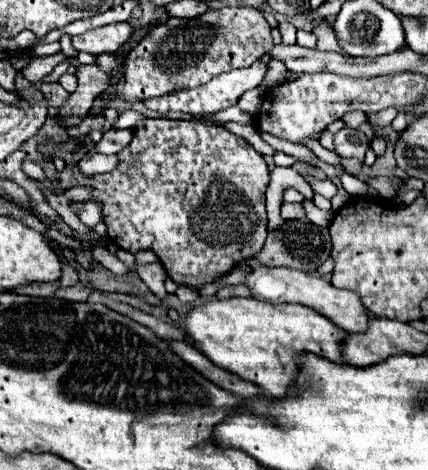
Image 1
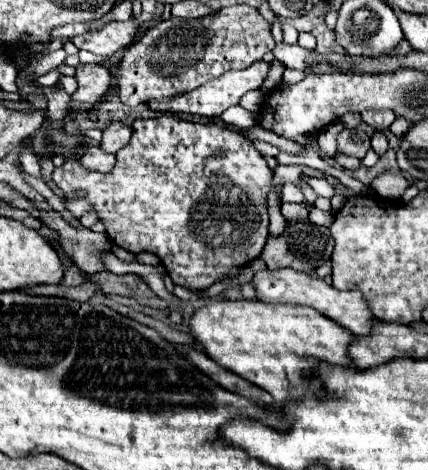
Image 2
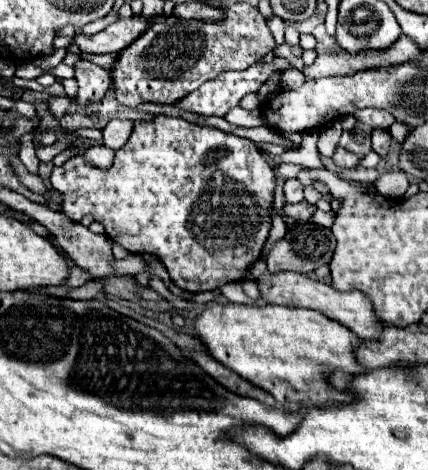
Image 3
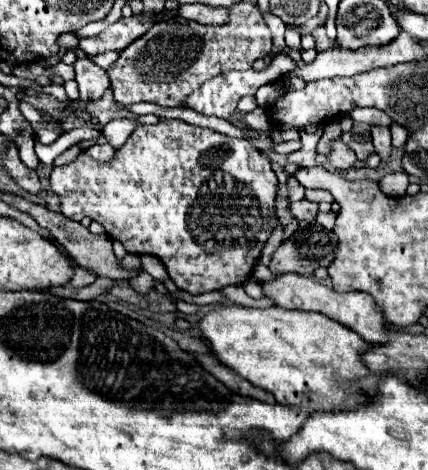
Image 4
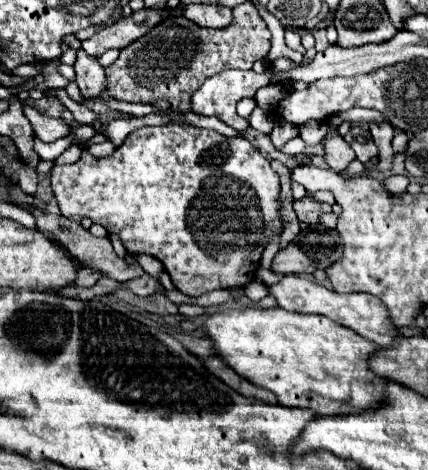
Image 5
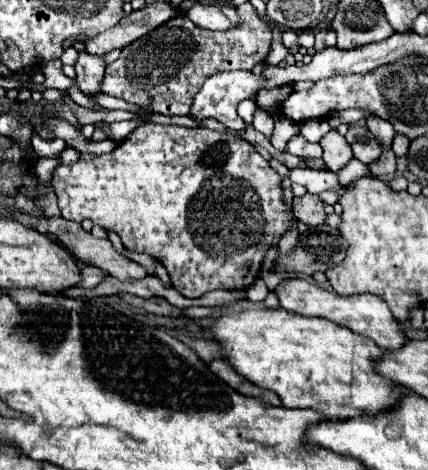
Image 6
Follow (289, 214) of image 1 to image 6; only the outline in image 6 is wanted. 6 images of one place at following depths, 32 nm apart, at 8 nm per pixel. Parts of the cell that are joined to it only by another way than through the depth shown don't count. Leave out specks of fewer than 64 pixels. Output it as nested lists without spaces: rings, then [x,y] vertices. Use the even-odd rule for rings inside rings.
[[[304,194],[300,198],[294,196],[294,204],[292,204],[292,212],[294,216],[304,222],[306,226],[320,226],[326,220],[326,212],[324,212],[324,202],[318,196],[312,194]]]

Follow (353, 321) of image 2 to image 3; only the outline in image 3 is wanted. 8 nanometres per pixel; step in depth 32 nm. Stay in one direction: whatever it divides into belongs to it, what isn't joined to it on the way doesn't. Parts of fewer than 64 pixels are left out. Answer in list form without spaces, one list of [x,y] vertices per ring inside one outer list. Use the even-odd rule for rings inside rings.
[[[298,272],[268,274],[268,276],[258,278],[258,286],[260,286],[260,294],[264,300],[268,300],[272,304],[280,304],[280,306],[296,306],[296,308],[304,306],[304,308],[318,310],[324,316],[350,328],[362,340],[372,340],[372,336],[376,336],[376,328],[380,328],[380,324],[382,324],[382,320],[376,316],[376,312],[372,308],[372,300],[368,300],[368,296],[364,296],[362,292],[358,292],[358,290],[338,292],[332,286],[318,282],[306,274],[298,274]]]

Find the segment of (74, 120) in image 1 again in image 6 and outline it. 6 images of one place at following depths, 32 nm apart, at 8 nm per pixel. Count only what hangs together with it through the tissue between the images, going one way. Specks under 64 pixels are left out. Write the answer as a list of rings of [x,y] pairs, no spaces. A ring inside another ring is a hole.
[[[80,52],[80,58],[76,62],[76,84],[78,88],[88,94],[94,96],[100,92],[100,82],[104,78],[104,68],[106,62],[102,56],[92,56],[88,52]]]

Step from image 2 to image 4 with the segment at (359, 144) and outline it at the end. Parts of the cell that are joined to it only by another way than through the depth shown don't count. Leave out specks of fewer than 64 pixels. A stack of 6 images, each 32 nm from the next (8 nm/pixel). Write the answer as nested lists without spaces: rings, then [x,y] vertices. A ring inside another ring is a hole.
[[[352,130],[352,134],[342,134],[342,140],[356,152],[358,160],[366,160],[370,154],[374,154],[374,144],[372,144],[372,138],[370,138],[370,132],[368,130]]]

